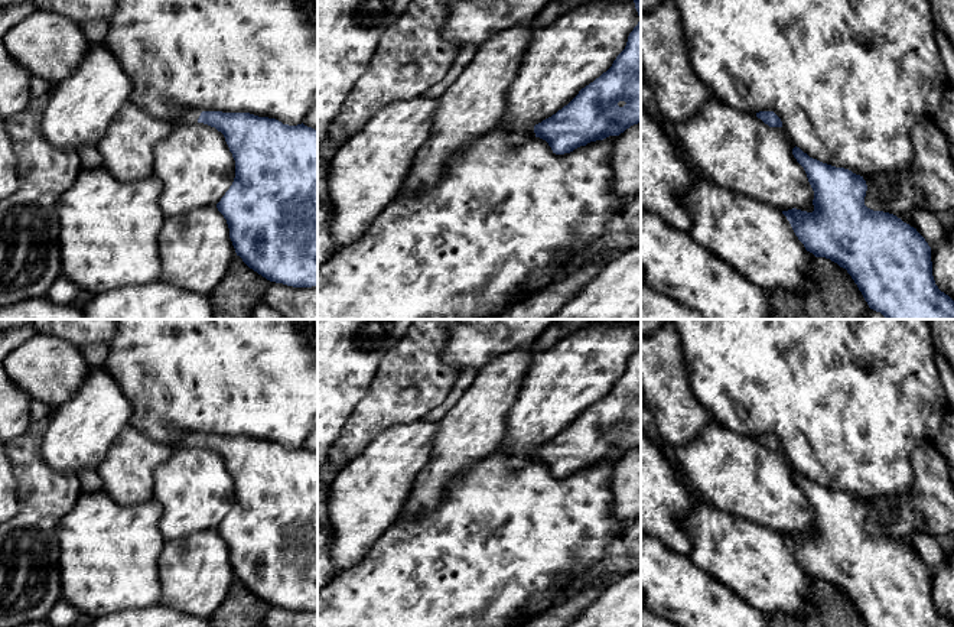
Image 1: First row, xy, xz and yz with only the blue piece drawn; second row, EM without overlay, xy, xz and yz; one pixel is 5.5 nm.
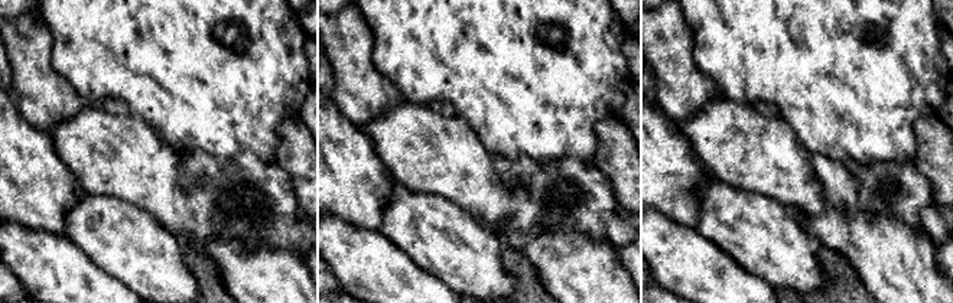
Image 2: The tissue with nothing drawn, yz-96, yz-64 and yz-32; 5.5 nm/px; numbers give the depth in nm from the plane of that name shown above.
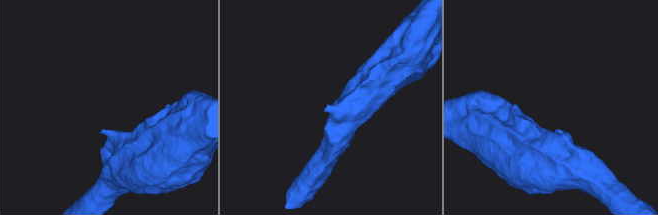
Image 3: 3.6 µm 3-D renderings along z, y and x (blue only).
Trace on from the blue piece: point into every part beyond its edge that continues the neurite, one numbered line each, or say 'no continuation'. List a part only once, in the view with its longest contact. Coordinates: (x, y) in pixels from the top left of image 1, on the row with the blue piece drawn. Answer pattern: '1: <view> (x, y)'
1: xy (191, 116)

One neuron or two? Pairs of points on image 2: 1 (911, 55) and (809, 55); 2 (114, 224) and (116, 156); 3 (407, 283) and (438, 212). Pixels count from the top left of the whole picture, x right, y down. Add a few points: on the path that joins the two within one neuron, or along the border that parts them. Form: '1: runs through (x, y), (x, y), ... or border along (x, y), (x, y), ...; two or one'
1: runs through (885, 52), (835, 54); one
2: border along (81, 188), (90, 194), (116, 196), (145, 212); two
3: border along (390, 243), (402, 248), (420, 267), (445, 283); two

